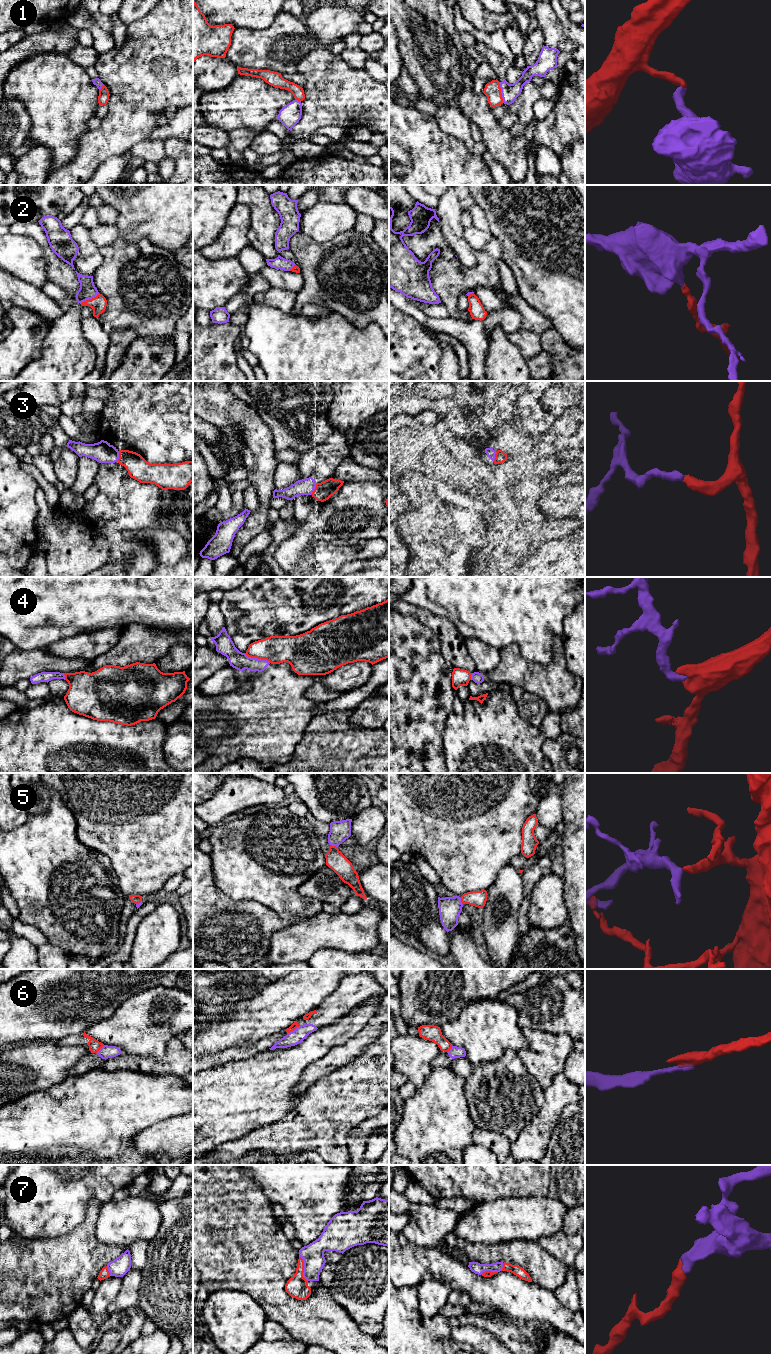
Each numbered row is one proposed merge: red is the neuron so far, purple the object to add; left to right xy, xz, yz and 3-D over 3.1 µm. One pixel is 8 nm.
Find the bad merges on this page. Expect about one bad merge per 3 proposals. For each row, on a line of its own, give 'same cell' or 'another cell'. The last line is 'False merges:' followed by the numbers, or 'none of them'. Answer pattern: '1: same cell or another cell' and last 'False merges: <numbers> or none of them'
1: same cell
2: another cell
3: same cell
4: another cell
5: same cell
6: another cell
7: same cell
False merges: 2, 4, 6

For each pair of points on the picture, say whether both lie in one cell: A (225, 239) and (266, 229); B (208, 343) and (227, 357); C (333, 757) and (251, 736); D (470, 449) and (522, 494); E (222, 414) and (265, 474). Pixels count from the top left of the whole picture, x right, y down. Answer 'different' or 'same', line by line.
A: different
B: same
C: different
D: different
E: same

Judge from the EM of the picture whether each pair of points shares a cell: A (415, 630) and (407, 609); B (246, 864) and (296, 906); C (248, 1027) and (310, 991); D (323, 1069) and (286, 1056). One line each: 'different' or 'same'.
A: different
B: same
C: same
D: different

